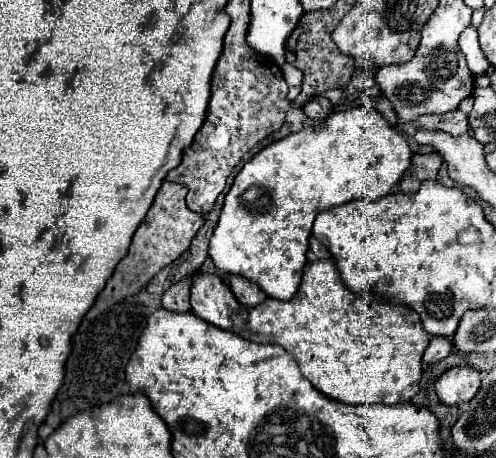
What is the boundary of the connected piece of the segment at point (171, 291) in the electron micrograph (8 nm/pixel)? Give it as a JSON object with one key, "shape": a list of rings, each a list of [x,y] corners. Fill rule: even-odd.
{"shape":[[[186,278],[186,280],[174,284],[172,288],[168,288],[162,296],[162,308],[170,310],[170,312],[188,312],[190,310],[188,286],[190,286],[190,278]]]}

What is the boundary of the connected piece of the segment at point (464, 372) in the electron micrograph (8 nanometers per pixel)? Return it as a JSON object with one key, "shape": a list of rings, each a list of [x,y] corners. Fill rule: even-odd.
{"shape":[[[456,366],[446,370],[434,384],[442,404],[456,406],[470,402],[480,388],[480,372],[472,366]]]}

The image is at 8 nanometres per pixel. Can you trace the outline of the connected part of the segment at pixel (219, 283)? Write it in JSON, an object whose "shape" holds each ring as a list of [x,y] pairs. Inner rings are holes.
{"shape":[[[320,260],[320,262],[306,264],[304,276],[302,276],[302,284],[300,284],[300,288],[298,288],[298,292],[296,292],[296,296],[292,300],[282,302],[282,300],[266,298],[262,304],[258,304],[254,308],[238,304],[234,294],[228,288],[228,284],[222,278],[218,278],[216,274],[198,272],[194,276],[194,306],[192,306],[192,312],[198,314],[198,318],[204,318],[208,324],[214,324],[214,326],[218,326],[222,330],[230,330],[230,332],[238,334],[244,340],[258,342],[258,344],[278,344],[278,346],[282,346],[288,354],[294,356],[294,360],[300,366],[300,372],[314,384],[314,388],[318,392],[322,392],[324,396],[332,398],[332,400],[338,400],[338,402],[344,402],[344,404],[400,404],[400,402],[408,402],[408,398],[412,398],[418,392],[418,382],[420,382],[420,376],[422,376],[422,354],[424,354],[424,350],[428,346],[428,334],[422,330],[422,322],[418,320],[418,314],[414,314],[410,308],[390,306],[390,304],[382,302],[380,298],[376,298],[372,294],[370,294],[370,298],[358,298],[358,294],[348,292],[346,286],[342,284],[342,280],[338,278],[338,270],[336,270],[332,260]]]}

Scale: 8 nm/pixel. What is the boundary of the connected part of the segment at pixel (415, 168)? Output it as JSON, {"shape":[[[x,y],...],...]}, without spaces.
{"shape":[[[438,152],[414,154],[412,156],[412,166],[400,182],[400,192],[414,194],[414,192],[418,192],[418,188],[424,180],[436,180],[440,164],[442,164],[442,156]]]}

